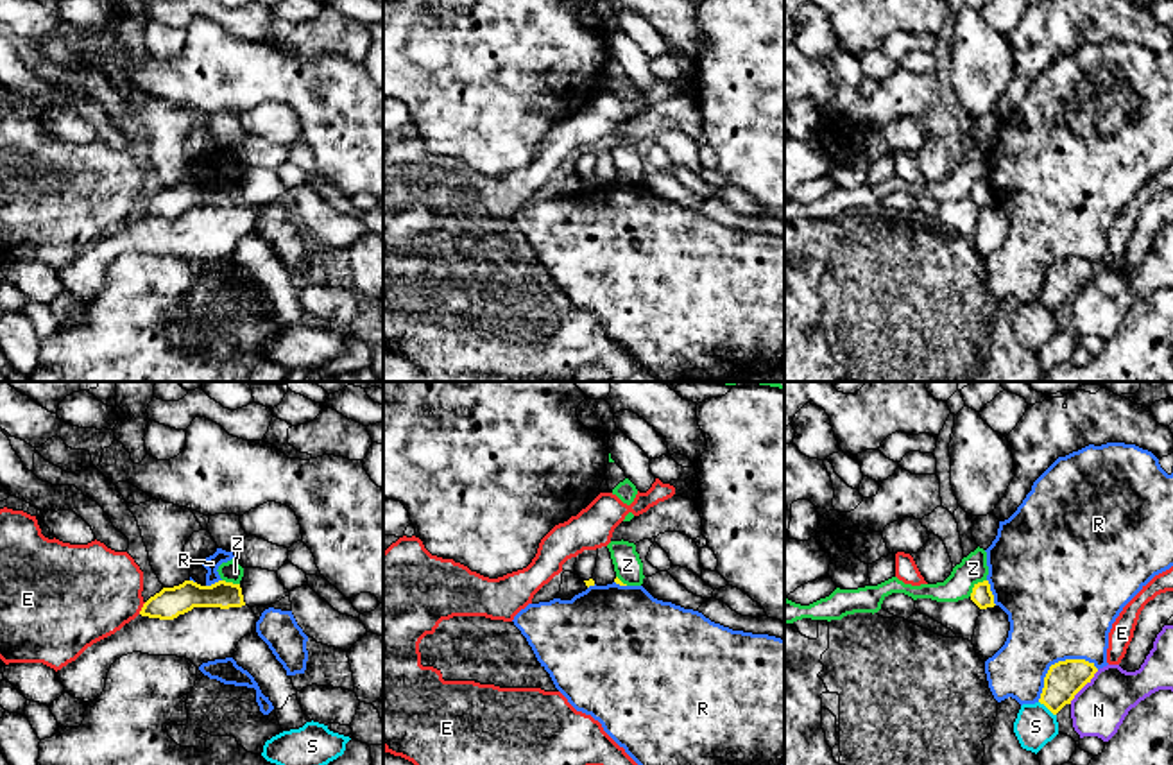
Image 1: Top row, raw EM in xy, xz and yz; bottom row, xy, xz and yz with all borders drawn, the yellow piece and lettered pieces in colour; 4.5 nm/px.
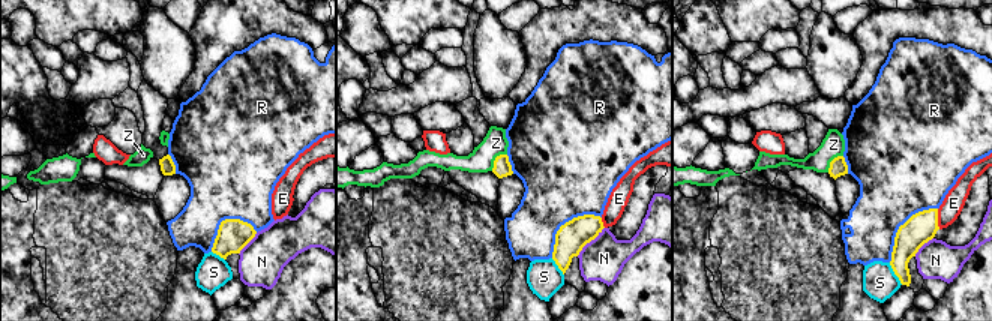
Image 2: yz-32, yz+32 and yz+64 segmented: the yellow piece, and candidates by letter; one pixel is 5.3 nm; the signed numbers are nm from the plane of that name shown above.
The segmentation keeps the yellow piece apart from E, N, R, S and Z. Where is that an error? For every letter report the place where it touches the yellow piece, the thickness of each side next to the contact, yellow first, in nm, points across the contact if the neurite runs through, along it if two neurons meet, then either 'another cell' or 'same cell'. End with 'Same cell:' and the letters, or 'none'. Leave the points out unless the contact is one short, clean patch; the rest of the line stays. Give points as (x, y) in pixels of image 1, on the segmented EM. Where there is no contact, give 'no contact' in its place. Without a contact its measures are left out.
E: xy (142, 608) | 140/420 nm | another cell
N: yz (1084, 685) | 170/240 nm | another cell
R: yz (1059, 661) | 170/480 nm | another cell
S: yz (1048, 708) | 170/180 nm | along yz (1039, 701), (1055, 715) | another cell
Z: yz (975, 586) | 90/130 nm | along yz (985, 579), (969, 595) | another cell
Same cell: none

